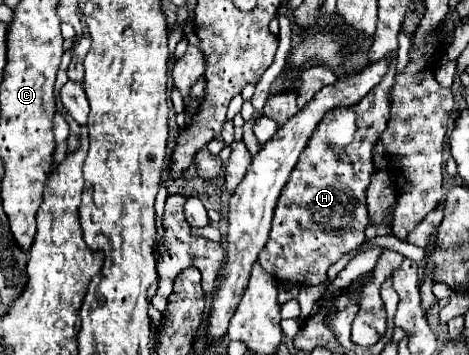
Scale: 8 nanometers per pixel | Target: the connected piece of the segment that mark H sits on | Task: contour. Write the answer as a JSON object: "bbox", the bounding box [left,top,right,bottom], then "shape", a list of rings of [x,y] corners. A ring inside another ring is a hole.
{"bbox":[258,53,396,285],"shape":[[[396,53],[382,83],[378,83],[358,107],[350,107],[350,111],[330,111],[300,155],[298,165],[280,193],[268,243],[258,257],[260,265],[276,281],[320,285],[330,265],[364,243],[364,231],[368,227],[366,189],[374,175],[372,151],[386,129],[386,97],[394,83],[394,73]]]}

